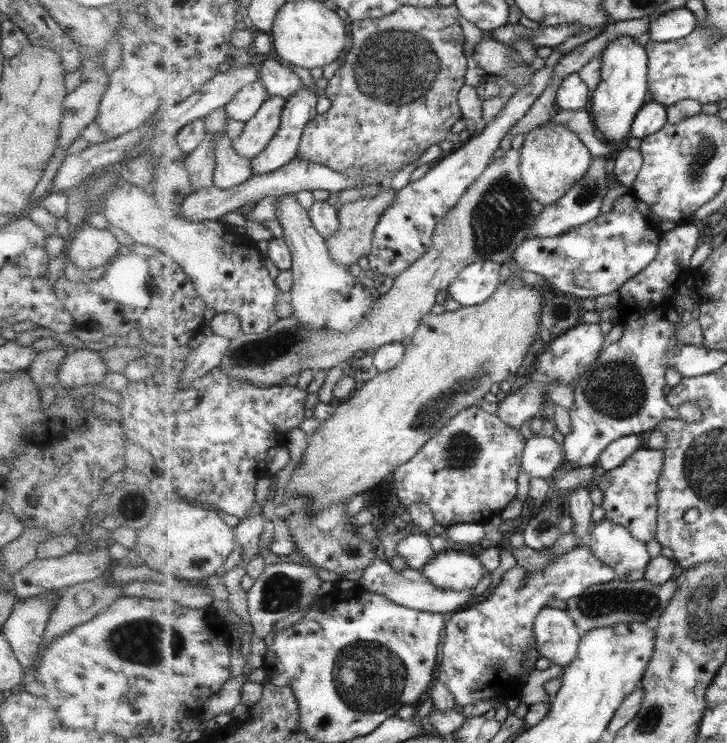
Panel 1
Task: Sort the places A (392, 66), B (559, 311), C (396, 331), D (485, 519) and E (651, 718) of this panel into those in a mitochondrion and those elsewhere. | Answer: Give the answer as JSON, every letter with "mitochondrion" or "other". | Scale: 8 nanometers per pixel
{"A":"mitochondrion","B":"mitochondrion","C":"other","D":"other","E":"mitochondrion"}

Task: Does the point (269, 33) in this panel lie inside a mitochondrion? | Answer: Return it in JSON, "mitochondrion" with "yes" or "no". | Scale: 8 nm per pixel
{"mitochondrion":"no"}

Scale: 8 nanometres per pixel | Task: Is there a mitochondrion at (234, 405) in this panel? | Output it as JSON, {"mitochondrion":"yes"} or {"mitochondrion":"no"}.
{"mitochondrion":"no"}

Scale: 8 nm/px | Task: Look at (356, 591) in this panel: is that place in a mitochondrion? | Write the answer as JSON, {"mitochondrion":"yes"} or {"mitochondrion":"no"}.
{"mitochondrion":"no"}

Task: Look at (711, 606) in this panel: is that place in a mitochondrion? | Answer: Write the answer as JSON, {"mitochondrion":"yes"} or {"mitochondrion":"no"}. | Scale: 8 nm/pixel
{"mitochondrion":"yes"}

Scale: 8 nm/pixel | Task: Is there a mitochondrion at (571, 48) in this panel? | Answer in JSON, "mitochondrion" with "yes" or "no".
{"mitochondrion":"no"}

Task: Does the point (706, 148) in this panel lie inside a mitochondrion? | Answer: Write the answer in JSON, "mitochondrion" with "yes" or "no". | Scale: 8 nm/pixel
{"mitochondrion":"yes"}

